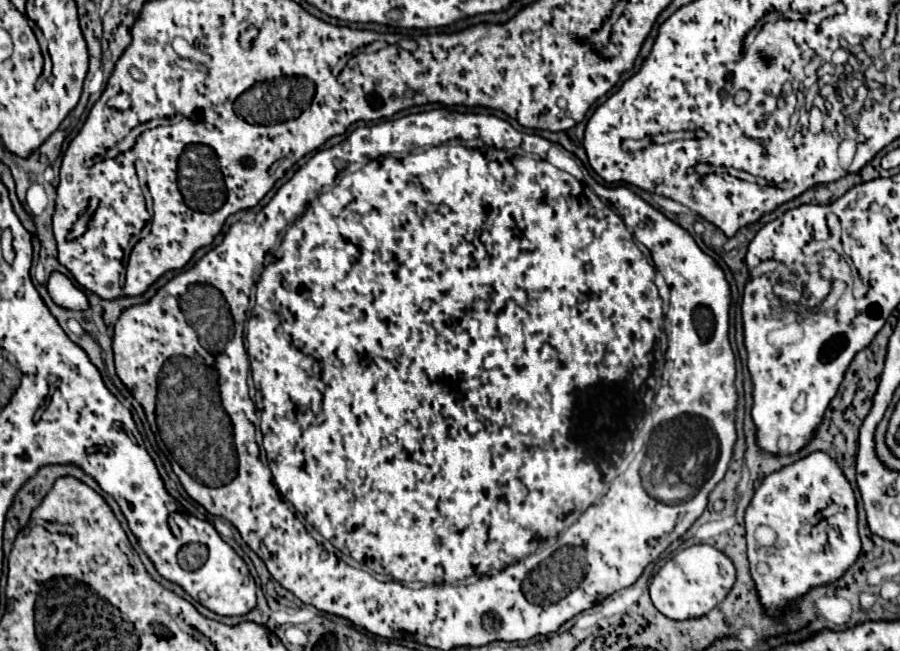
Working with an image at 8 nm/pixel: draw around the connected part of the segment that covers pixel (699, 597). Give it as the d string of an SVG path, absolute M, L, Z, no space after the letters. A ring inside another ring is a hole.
M700 544L678 552L656 572L650 584L650 596L654 606L664 616L672 620L690 620L704 616L716 604L720 604L734 586L734 580L736 570L732 560L708 544Z

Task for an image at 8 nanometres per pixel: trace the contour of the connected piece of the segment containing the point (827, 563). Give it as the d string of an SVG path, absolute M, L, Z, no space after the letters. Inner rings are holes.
M812 452L806 458L768 474L746 508L744 524L750 572L756 590L760 592L760 602L770 616L778 616L778 608L784 608L790 600L802 596L810 588L838 580L861 552L852 486L836 460L826 452ZM830 504L836 504L838 510L832 516L824 516L822 510ZM760 524L776 530L778 538L774 546L762 548L754 542L754 530Z

